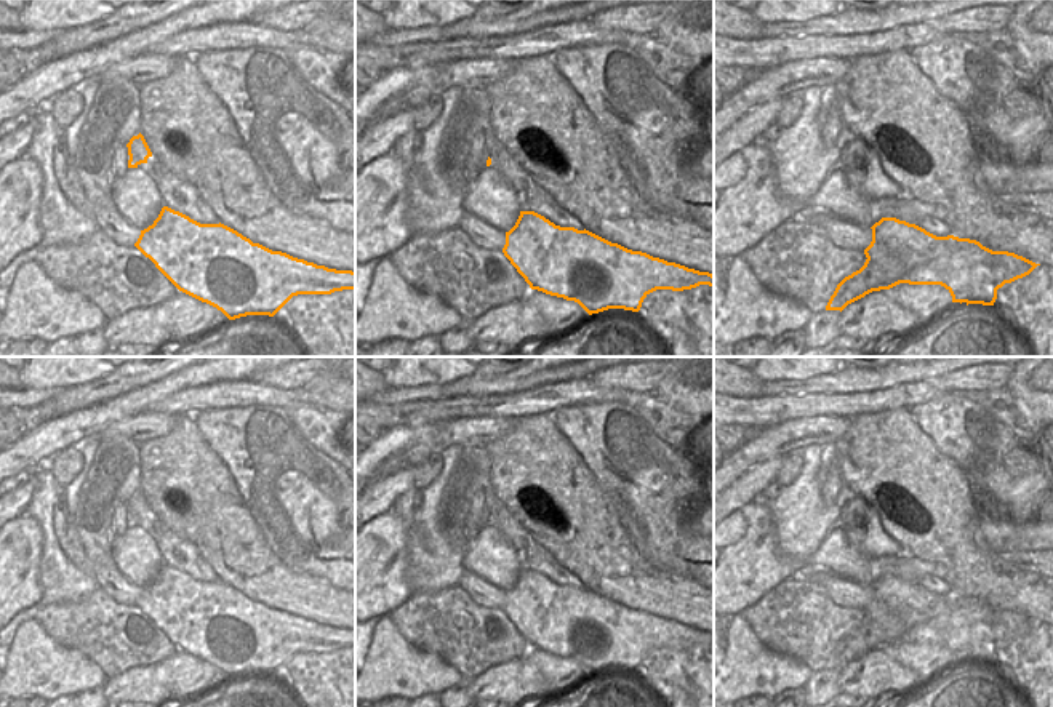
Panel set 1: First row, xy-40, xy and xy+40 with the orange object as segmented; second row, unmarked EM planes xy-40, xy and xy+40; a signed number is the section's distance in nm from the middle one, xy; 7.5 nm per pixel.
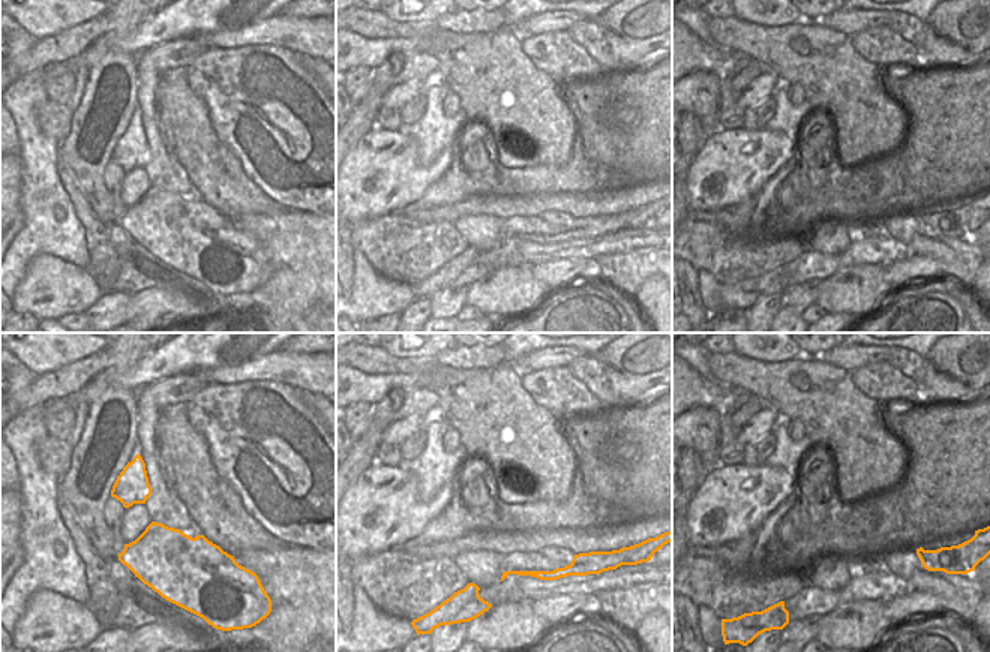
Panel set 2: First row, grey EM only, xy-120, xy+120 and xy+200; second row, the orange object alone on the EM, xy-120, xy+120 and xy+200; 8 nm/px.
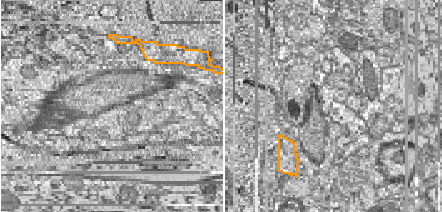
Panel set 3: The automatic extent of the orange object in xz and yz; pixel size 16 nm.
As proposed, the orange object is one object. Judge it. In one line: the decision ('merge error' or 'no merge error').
merge error

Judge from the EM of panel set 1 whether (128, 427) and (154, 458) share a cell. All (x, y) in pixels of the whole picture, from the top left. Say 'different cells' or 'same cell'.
different cells

